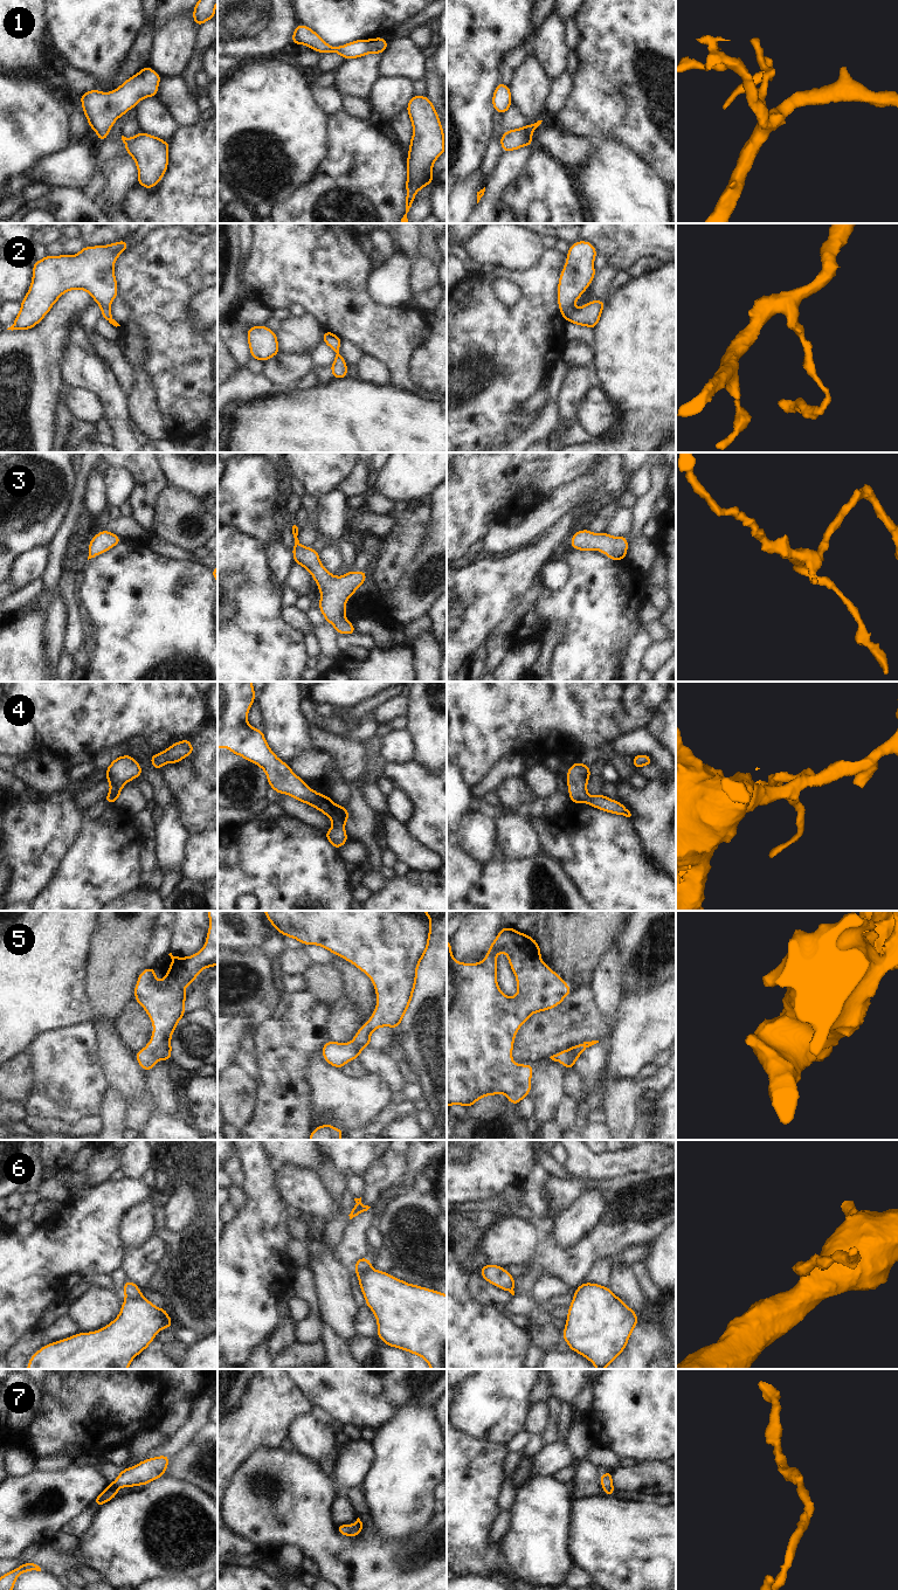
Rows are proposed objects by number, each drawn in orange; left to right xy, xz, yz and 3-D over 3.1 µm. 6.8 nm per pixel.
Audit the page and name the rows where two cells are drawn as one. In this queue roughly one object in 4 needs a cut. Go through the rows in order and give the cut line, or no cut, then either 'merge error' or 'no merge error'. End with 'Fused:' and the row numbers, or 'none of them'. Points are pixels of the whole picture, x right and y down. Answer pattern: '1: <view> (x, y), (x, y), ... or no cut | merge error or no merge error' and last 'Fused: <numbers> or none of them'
1: no cut | no merge error
2: no cut | no merge error
3: no cut | no merge error
4: no cut | no merge error
5: no cut | no merge error
6: xy (142, 1293), (139, 1297), (126, 1299) | merge error
7: no cut | no merge error
Fused: 6

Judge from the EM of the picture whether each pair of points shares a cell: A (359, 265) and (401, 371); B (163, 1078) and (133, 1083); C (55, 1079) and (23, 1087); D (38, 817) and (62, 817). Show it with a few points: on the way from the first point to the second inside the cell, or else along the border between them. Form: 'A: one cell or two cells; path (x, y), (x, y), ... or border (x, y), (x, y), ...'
A: one cell; path (358, 291), (361, 315), (392, 345)
B: two cells; border (145, 1072), (151, 1091)
C: two cells; border (35, 1057), (35, 1091), (25, 1106)
D: one cell; path (43, 817), (56, 817)

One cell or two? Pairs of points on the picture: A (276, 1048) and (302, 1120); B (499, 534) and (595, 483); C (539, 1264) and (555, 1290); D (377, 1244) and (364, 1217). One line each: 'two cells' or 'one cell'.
A: one cell
B: one cell
C: two cells
D: two cells

